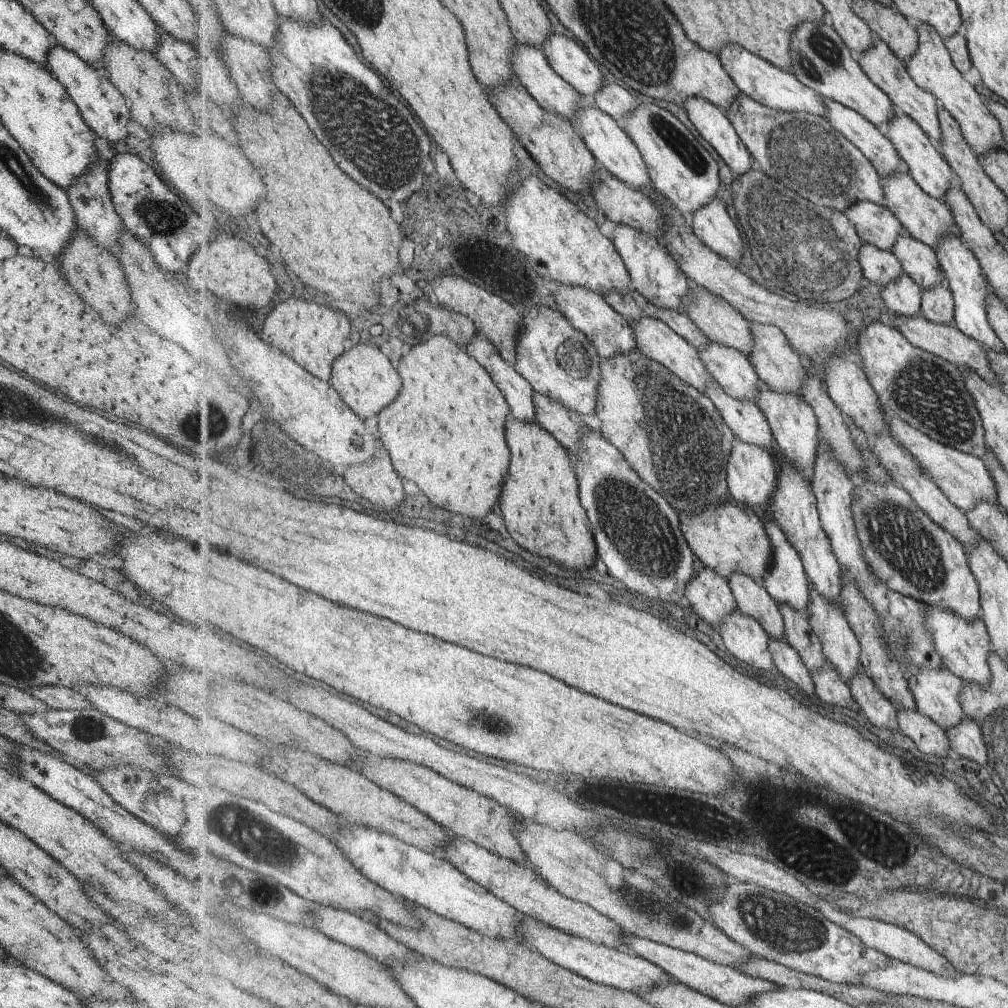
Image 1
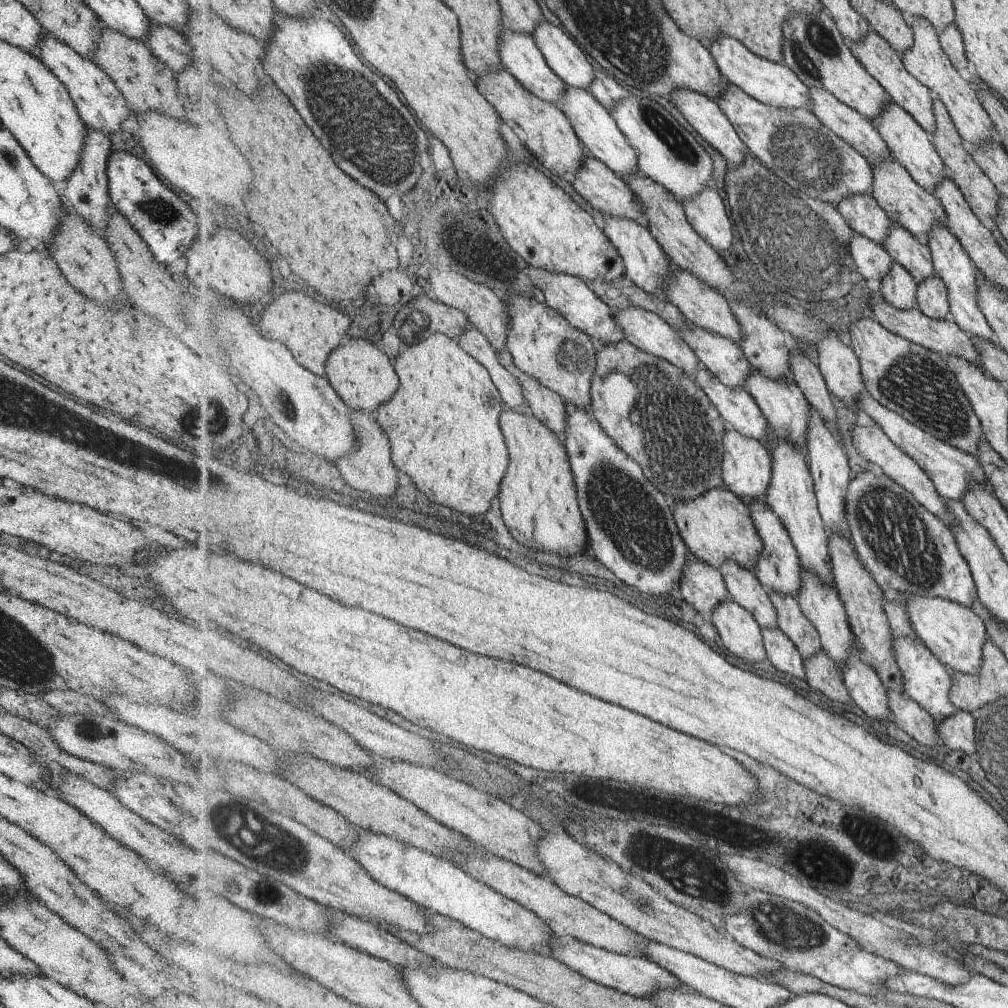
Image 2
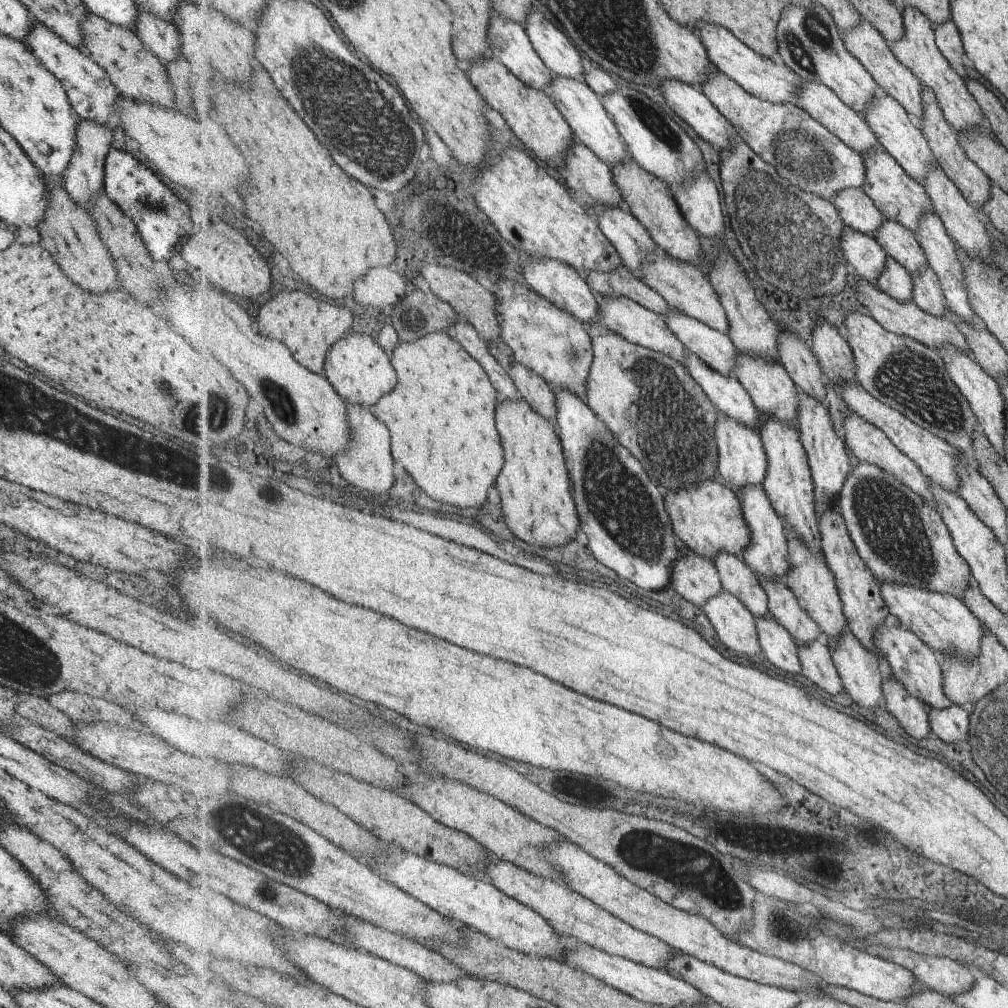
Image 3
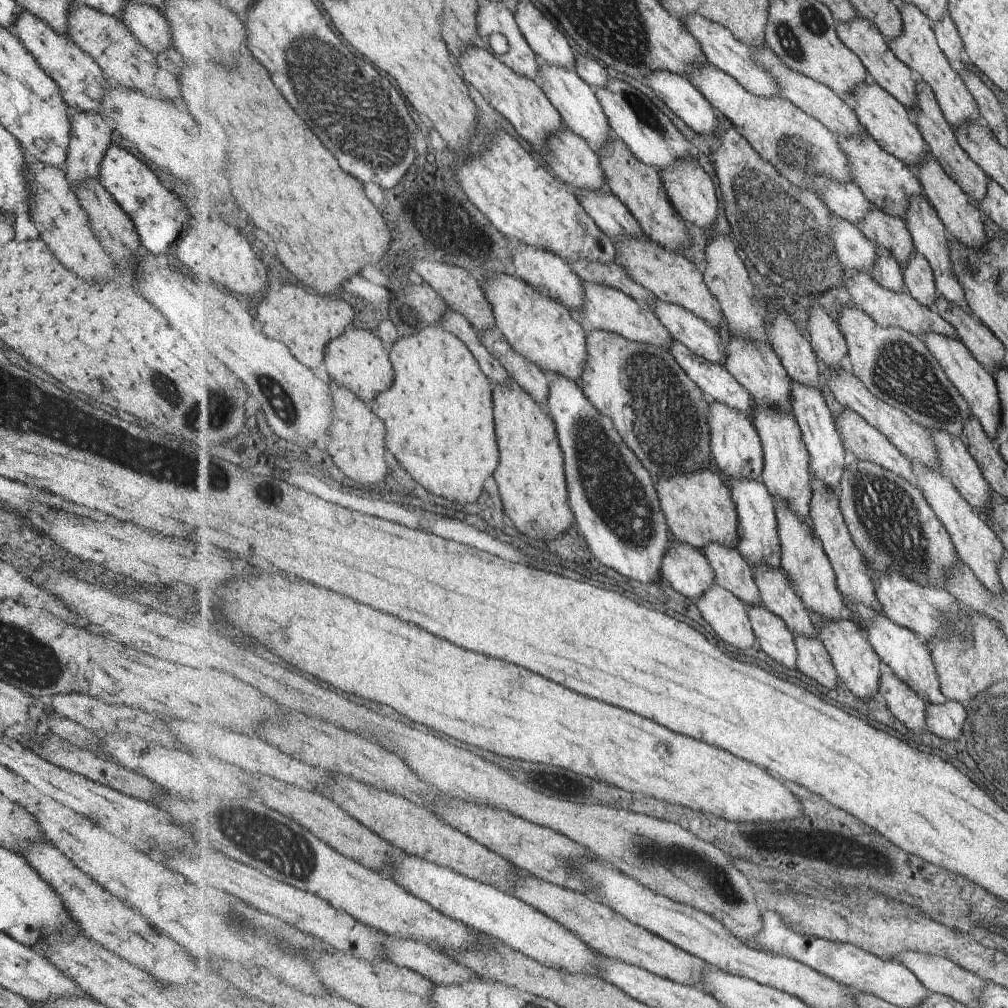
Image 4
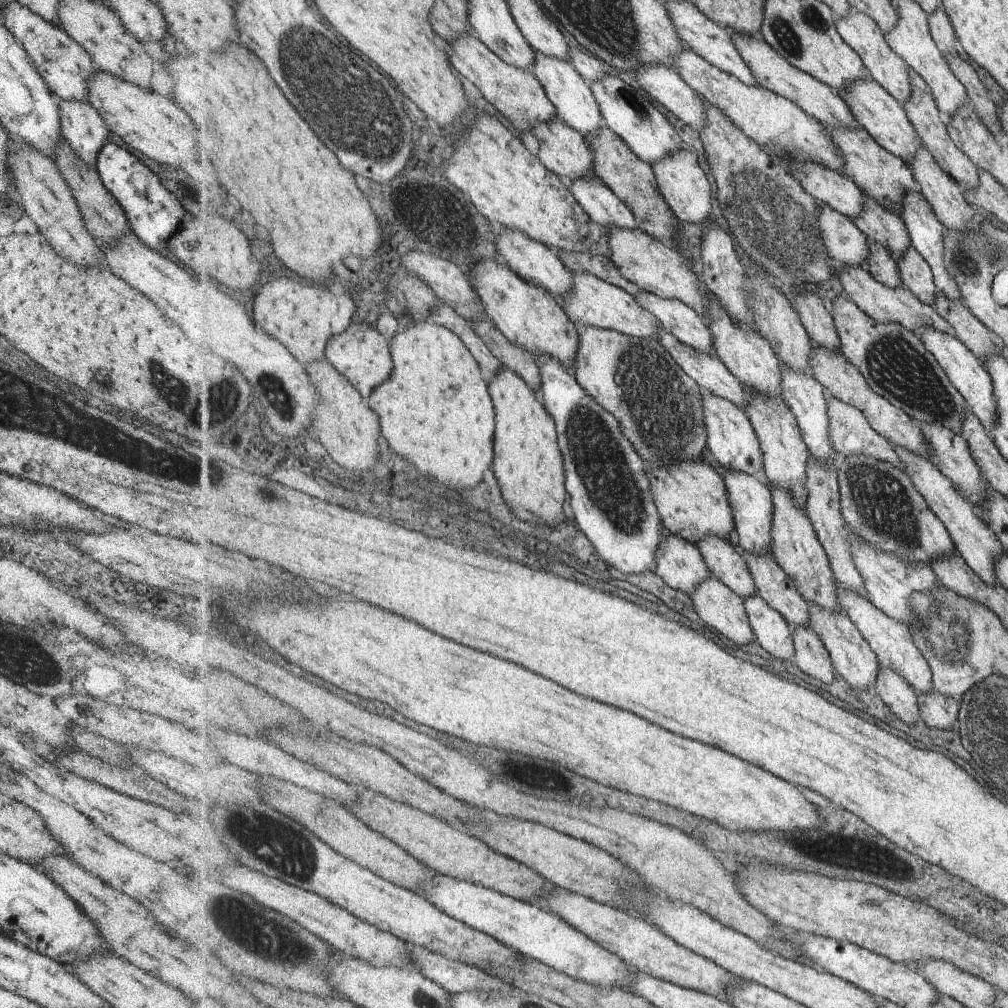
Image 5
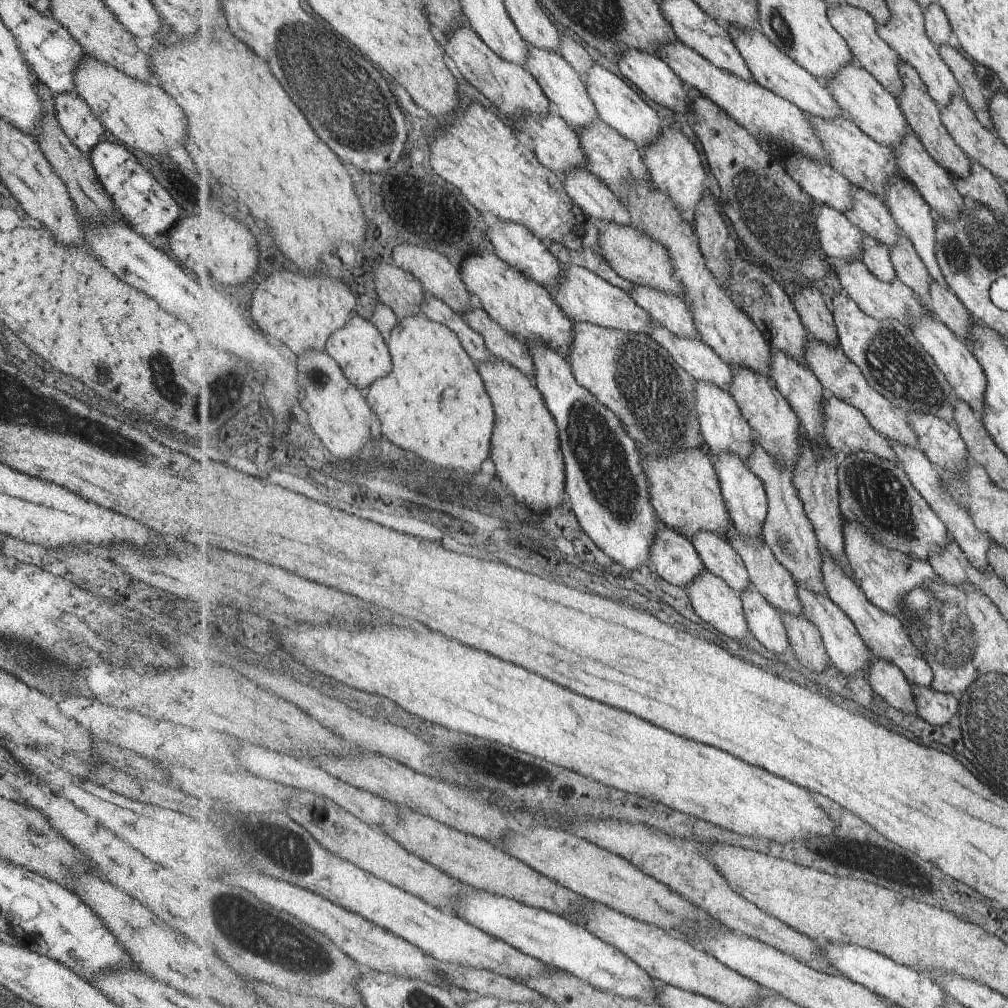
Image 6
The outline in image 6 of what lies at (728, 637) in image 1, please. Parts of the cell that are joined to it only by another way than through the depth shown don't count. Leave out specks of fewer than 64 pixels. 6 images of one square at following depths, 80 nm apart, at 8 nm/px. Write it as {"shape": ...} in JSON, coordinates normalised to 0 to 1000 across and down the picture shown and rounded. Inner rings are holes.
{"shape":[[[699,565],[683,579],[681,586],[689,607],[701,619],[705,617],[712,626],[715,625],[720,631],[731,633],[735,637],[737,637],[739,631],[745,628],[734,589],[728,583],[725,583],[717,572]]]}

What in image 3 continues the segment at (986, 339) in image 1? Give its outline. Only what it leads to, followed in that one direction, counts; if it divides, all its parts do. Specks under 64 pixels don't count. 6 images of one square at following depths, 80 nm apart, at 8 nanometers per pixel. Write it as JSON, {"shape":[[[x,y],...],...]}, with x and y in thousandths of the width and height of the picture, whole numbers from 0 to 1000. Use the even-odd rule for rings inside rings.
{"shape":[[[918,209],[912,215],[908,232],[914,246],[920,253],[922,262],[932,275],[933,283],[940,298],[940,303],[958,318],[965,320],[973,326],[979,326],[979,323],[975,323],[962,299],[960,284],[958,283],[958,262],[954,260],[953,246],[941,232],[933,213],[928,209]]]}

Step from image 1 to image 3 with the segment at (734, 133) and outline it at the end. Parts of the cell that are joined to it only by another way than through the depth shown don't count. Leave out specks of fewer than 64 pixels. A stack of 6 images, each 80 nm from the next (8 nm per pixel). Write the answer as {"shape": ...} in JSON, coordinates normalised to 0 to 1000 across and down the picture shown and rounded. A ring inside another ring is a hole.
{"shape":[[[661,79],[654,89],[661,99],[661,103],[698,140],[701,140],[709,148],[726,148],[725,136],[728,128],[724,125],[722,117],[719,117],[708,101],[694,88],[676,79]]]}

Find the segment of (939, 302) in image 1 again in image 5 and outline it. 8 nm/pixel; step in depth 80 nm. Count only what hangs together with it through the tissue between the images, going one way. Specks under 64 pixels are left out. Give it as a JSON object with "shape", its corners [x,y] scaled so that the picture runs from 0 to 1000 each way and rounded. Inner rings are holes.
{"shape":[[[904,243],[890,259],[897,284],[904,287],[917,301],[928,304],[931,286],[921,259]]]}

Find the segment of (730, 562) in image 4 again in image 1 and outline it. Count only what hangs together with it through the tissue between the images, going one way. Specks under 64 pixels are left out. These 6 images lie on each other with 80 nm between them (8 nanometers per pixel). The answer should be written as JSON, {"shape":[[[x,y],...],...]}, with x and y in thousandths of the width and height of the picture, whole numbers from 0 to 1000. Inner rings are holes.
{"shape":[[[730,567],[724,571],[723,577],[733,605],[756,618],[765,632],[777,635],[780,623],[773,597],[763,589],[755,576],[742,569]]]}

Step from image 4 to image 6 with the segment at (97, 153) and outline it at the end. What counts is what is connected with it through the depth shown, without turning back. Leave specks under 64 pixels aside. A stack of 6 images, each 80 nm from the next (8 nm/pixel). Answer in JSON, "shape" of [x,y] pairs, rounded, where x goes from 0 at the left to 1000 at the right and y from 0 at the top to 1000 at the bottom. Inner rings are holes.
{"shape":[[[73,90],[53,94],[54,116],[64,135],[81,151],[88,155],[103,127],[98,118],[89,110],[82,98]]]}

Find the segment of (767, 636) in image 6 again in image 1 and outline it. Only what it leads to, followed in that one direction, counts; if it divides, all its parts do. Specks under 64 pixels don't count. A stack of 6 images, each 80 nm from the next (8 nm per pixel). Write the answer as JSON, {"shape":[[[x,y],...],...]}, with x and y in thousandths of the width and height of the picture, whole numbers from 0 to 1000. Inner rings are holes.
{"shape":[[[764,632],[763,641],[769,655],[771,670],[781,672],[803,690],[811,688],[805,666],[793,646],[779,633],[771,635]]]}

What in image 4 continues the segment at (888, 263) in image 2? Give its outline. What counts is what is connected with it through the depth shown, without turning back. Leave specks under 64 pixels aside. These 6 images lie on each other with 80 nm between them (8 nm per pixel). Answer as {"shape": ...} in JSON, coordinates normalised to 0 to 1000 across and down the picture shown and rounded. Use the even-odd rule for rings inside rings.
{"shape":[[[826,212],[823,216],[824,236],[838,266],[865,272],[871,260],[872,244],[849,222]]]}

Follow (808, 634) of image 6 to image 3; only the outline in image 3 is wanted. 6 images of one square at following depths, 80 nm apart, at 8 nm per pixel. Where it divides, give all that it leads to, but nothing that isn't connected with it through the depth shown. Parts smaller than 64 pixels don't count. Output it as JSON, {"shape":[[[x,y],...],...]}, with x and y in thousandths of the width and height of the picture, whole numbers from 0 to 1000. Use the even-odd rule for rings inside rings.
{"shape":[[[816,633],[794,642],[796,671],[816,683],[822,688],[832,688],[838,684],[828,661],[825,645]]]}

